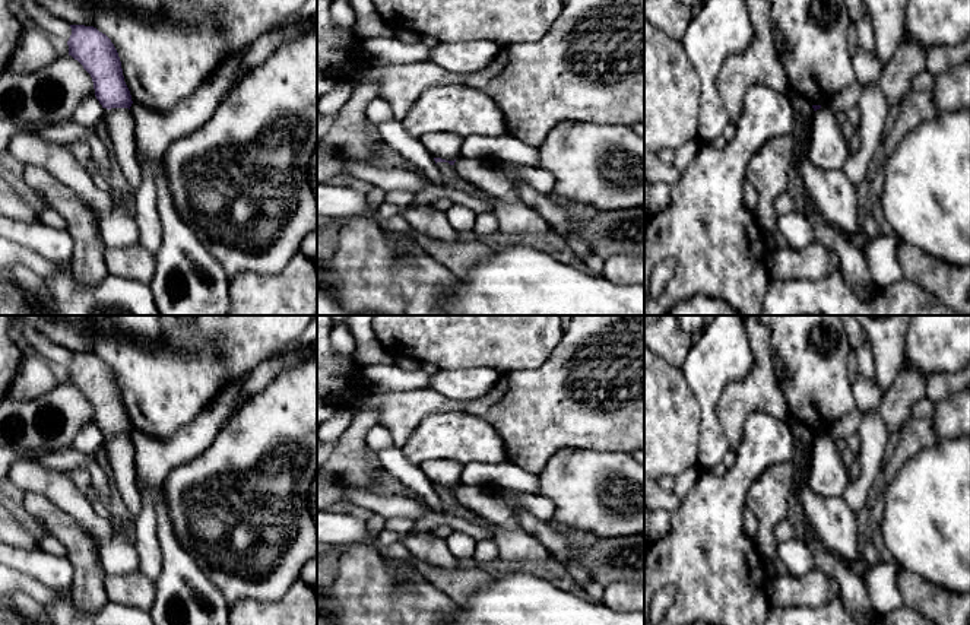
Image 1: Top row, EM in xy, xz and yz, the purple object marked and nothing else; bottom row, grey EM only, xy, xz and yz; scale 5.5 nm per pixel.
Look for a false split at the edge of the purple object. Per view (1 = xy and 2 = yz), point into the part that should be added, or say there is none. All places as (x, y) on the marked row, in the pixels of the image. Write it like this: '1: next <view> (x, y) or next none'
1: next none
2: next none

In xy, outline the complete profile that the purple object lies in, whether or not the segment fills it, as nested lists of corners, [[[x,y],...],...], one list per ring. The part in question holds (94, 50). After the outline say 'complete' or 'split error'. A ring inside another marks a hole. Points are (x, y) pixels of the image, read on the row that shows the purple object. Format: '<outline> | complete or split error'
[[[70,25],[69,55],[91,74],[102,108],[129,108],[131,95],[124,82],[121,61],[111,39],[93,26]]] | complete

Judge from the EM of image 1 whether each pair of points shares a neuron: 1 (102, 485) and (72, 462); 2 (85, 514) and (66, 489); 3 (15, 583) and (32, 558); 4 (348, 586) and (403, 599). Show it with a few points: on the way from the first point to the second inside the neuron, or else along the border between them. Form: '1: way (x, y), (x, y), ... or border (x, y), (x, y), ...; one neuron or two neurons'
1: way (98, 476), (86, 462), (81, 462); one neuron
2: way (79, 508), (66, 495); one neuron
3: border (15, 570), (32, 576), (51, 589); two neurons
4: way (361, 599), (390, 599); one neuron

